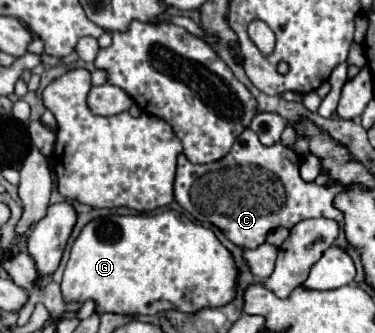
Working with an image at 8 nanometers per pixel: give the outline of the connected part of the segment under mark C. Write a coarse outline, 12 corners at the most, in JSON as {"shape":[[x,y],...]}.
{"shape":[[246,128],[210,164],[178,156],[174,196],[236,246],[308,218],[342,186],[298,174]]}

